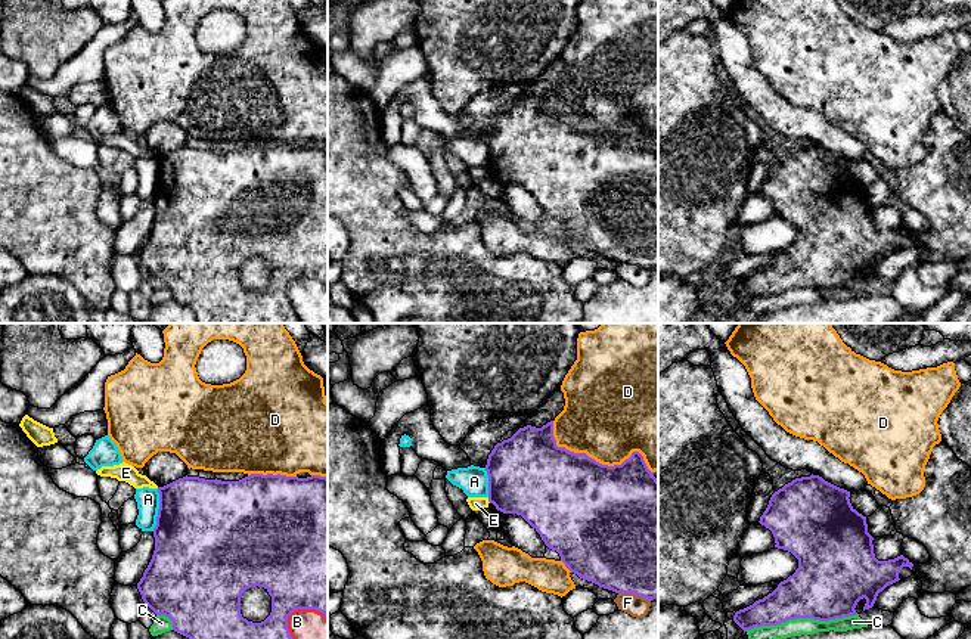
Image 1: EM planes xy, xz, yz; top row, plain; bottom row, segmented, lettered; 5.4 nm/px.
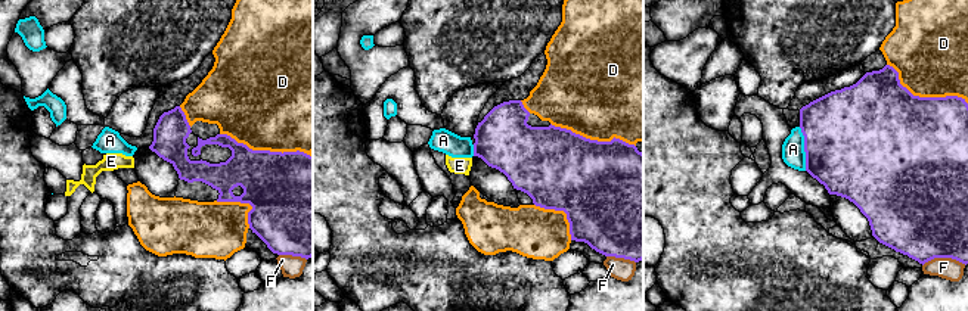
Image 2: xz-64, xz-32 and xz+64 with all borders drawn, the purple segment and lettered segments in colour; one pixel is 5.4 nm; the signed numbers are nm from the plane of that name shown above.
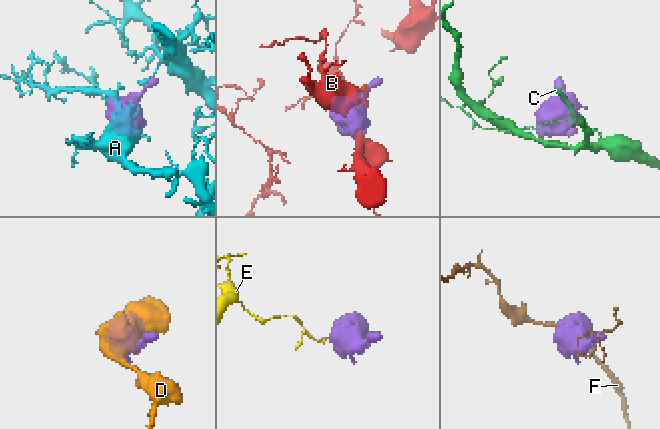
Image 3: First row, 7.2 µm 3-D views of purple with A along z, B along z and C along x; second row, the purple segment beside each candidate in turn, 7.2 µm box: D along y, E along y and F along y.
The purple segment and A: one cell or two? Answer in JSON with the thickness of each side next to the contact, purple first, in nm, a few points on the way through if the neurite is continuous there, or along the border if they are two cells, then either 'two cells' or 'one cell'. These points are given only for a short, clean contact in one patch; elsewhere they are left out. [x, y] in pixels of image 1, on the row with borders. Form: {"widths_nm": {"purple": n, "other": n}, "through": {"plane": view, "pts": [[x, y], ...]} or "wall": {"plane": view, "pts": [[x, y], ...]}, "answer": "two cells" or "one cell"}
{"widths_nm": {"purple": 500, "other": 130}, "answer": "two cells"}

